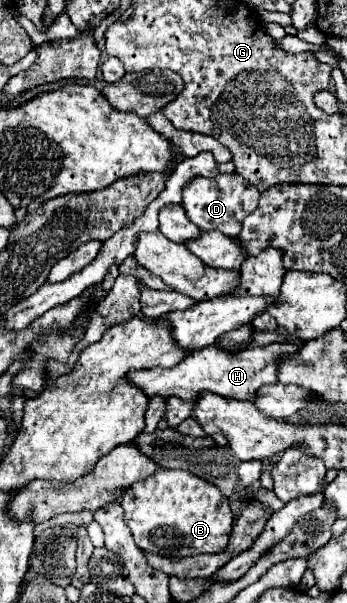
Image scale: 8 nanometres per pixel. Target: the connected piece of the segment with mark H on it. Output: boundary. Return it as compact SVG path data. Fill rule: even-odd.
M270 344L264 348L248 348L240 350L236 354L224 352L218 346L202 348L200 352L188 354L180 364L172 368L150 368L150 370L130 370L126 374L126 380L144 394L152 396L178 396L182 400L194 400L200 392L214 392L224 398L236 398L236 400L250 400L254 392L264 384L274 384L278 366L276 360L280 354L294 354L298 346L294 344Z

